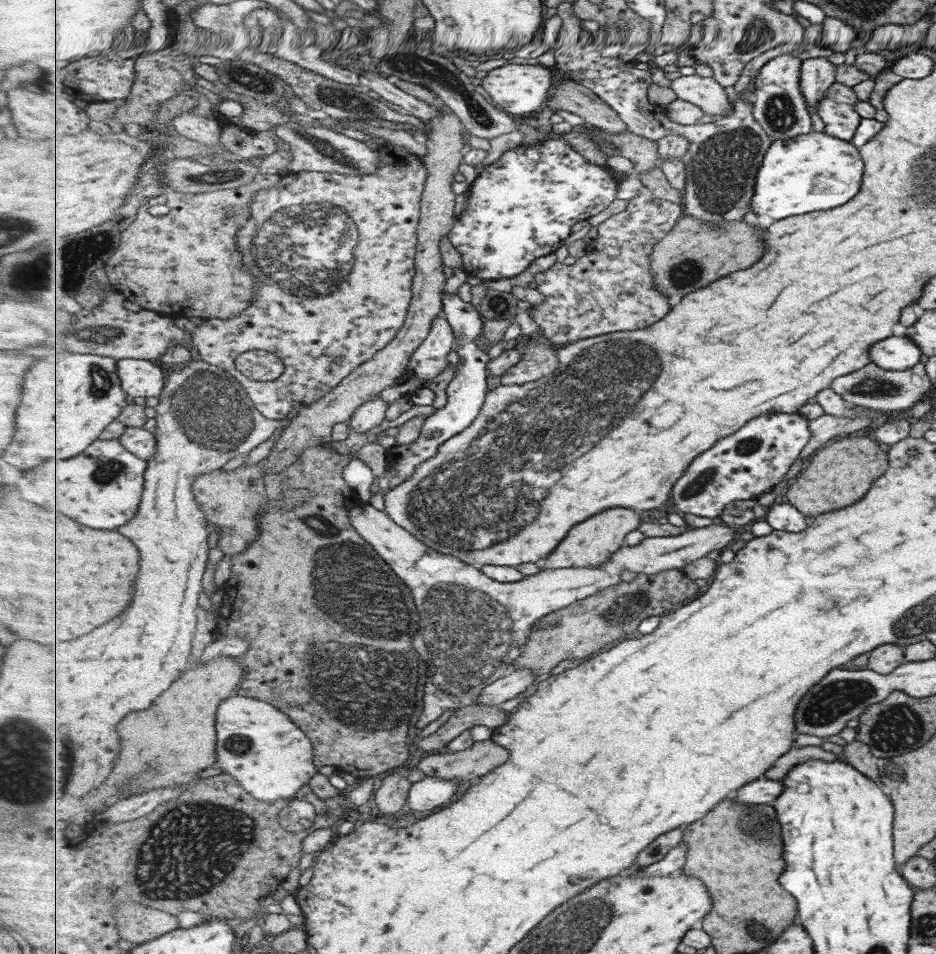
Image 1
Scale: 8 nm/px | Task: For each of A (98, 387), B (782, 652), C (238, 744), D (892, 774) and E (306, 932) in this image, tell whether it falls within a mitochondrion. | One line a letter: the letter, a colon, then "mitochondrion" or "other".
A: mitochondrion
B: other
C: mitochondrion
D: mitochondrion
E: other

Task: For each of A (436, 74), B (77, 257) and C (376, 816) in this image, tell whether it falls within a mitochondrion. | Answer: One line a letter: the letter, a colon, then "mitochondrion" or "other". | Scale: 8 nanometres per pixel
A: mitochondrion
B: mitochondrion
C: other

